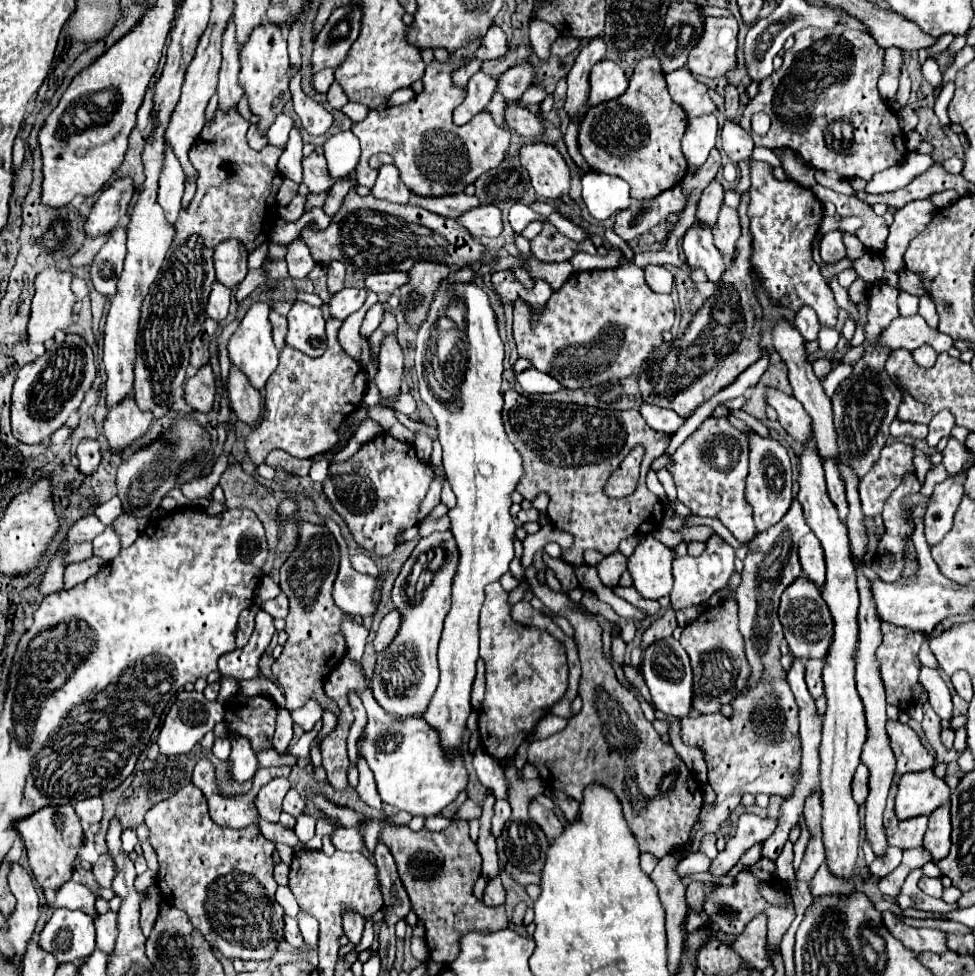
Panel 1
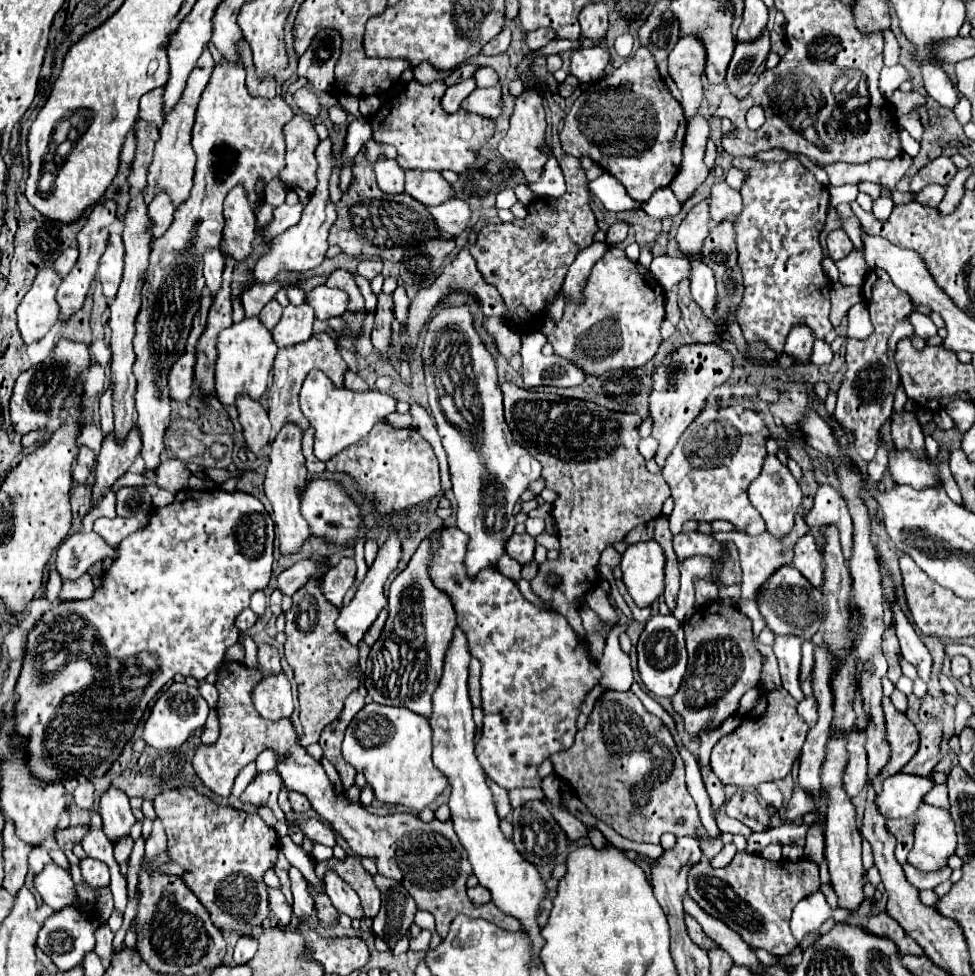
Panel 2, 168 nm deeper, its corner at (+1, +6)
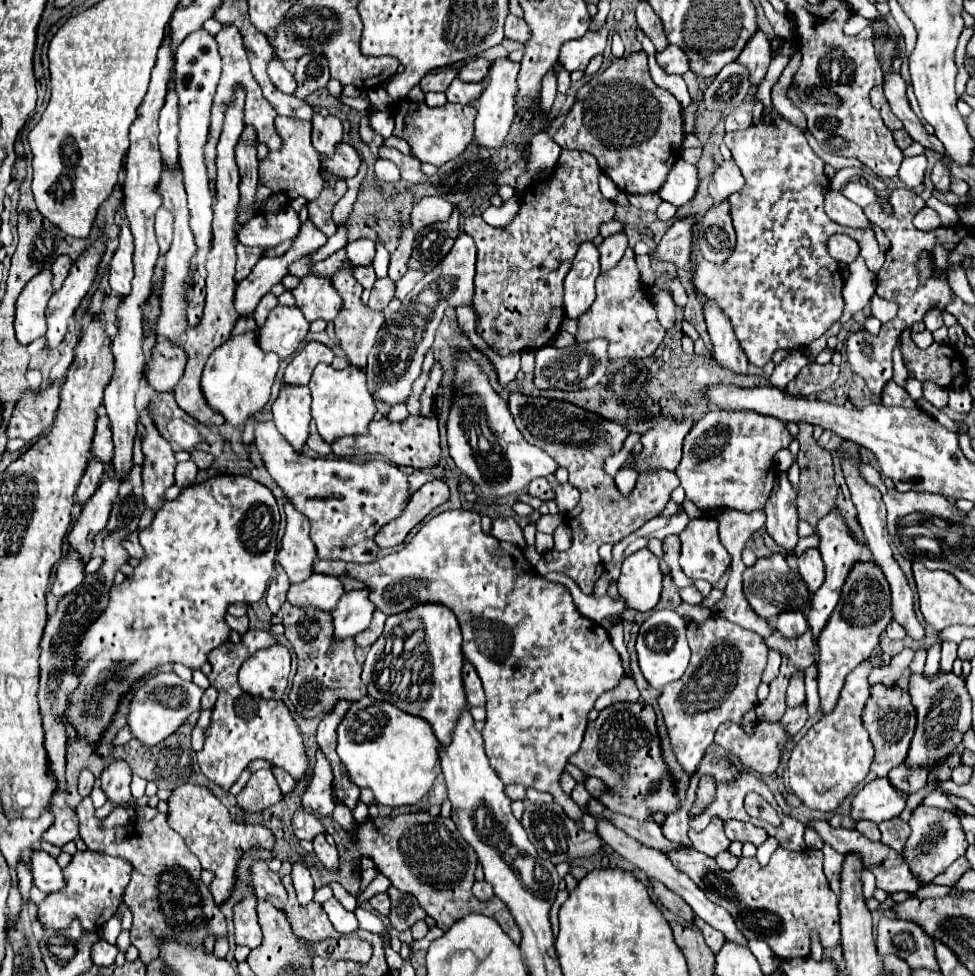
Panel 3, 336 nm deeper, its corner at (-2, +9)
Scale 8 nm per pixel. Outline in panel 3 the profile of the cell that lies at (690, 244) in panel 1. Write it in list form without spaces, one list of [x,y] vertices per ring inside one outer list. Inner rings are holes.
[[[707,299],[705,303],[705,323],[707,331],[711,335],[713,343],[713,355],[719,365],[735,371],[735,373],[747,373],[747,357],[743,355],[743,349],[739,347],[739,341],[735,339],[731,321],[719,307],[715,307],[713,299]]]

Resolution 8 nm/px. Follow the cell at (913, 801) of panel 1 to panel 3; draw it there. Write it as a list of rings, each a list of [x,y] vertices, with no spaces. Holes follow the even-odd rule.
[[[887,777],[869,781],[853,799],[851,817],[855,821],[869,819],[881,823],[885,819],[899,817],[901,811],[907,807],[907,795],[891,785]]]

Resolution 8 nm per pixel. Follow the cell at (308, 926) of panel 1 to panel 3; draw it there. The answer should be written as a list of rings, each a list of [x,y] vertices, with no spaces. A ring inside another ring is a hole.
[[[293,863],[293,871],[291,871],[291,877],[293,877],[293,885],[295,885],[295,891],[297,891],[297,899],[301,905],[307,905],[309,901],[313,901],[313,879],[311,879],[311,873],[307,869],[307,865],[303,863]]]

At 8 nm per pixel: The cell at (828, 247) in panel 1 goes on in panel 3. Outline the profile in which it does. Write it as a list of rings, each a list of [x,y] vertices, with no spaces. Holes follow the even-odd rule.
[[[831,235],[827,241],[827,251],[835,261],[849,265],[859,255],[859,245],[847,235]]]

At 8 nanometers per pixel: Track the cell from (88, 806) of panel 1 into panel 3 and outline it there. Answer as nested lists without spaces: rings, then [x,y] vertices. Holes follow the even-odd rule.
[[[83,769],[81,775],[79,775],[79,795],[81,795],[81,797],[89,797],[93,785],[95,785],[95,777],[93,777],[93,773],[87,771],[87,769]]]

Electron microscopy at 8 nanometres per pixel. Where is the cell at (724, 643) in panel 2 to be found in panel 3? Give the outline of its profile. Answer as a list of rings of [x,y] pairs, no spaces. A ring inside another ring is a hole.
[[[711,615],[703,623],[697,623],[697,621],[687,623],[687,641],[693,651],[689,667],[687,667],[683,679],[663,687],[661,697],[659,697],[659,709],[663,711],[675,755],[677,755],[679,763],[683,765],[683,769],[687,773],[691,773],[697,769],[699,761],[703,759],[705,749],[713,743],[713,735],[715,735],[717,727],[727,721],[739,723],[741,717],[745,715],[745,711],[749,711],[751,707],[757,705],[755,691],[761,683],[761,675],[767,665],[767,645],[763,641],[763,637],[759,637],[757,633],[743,629],[743,627],[727,621],[721,615]]]

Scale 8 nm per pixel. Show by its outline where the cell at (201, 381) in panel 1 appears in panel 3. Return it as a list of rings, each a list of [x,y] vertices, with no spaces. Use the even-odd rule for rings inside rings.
[[[159,339],[151,349],[151,359],[145,367],[145,379],[155,391],[173,391],[187,365],[187,353],[181,347],[171,347],[167,339]]]

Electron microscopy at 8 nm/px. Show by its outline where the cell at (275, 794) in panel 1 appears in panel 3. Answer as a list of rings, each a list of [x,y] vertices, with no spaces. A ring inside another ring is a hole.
[[[269,769],[255,771],[245,785],[245,789],[237,795],[239,807],[243,807],[249,813],[263,811],[267,807],[273,807],[283,799],[279,785],[275,783],[275,775],[271,775]]]

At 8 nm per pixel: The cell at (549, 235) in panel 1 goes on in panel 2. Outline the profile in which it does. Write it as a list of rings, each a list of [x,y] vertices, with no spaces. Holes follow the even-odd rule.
[[[564,154],[560,158],[560,168],[566,178],[566,194],[560,198],[536,198],[534,210],[524,220],[514,218],[512,222],[486,222],[478,232],[476,244],[470,244],[470,254],[474,256],[478,270],[484,280],[492,284],[508,308],[526,308],[530,322],[514,324],[518,332],[536,330],[536,322],[546,318],[552,300],[560,294],[564,276],[574,262],[576,254],[594,242],[598,230],[596,216],[589,206],[592,192],[588,188],[586,172],[580,158]]]

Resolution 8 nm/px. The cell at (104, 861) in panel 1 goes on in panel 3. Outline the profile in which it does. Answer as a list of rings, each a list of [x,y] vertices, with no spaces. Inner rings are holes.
[[[77,851],[73,861],[63,869],[67,885],[59,893],[47,895],[39,903],[39,921],[45,927],[65,929],[73,917],[79,917],[83,929],[101,931],[101,927],[115,915],[123,891],[131,879],[131,865],[123,859],[115,859],[109,855],[93,853],[93,851]]]

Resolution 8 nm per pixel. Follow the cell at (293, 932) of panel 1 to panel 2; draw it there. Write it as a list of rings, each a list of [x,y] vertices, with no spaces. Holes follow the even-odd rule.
[[[268,888],[268,902],[270,902],[268,904],[270,906],[270,912],[276,914],[284,926],[288,926],[290,916],[292,916],[292,910],[290,910],[284,894],[280,892],[280,888]]]

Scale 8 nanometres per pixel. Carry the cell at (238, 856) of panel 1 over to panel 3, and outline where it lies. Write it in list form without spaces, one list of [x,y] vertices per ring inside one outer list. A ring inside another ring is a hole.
[[[191,783],[177,787],[169,797],[167,821],[169,827],[185,839],[185,845],[197,855],[203,869],[215,875],[215,879],[209,885],[209,891],[217,905],[223,905],[231,897],[237,879],[237,865],[243,853],[251,853],[253,849],[261,849],[261,851],[275,849],[275,837],[271,829],[259,823],[235,823],[227,807],[207,787],[199,787]]]

